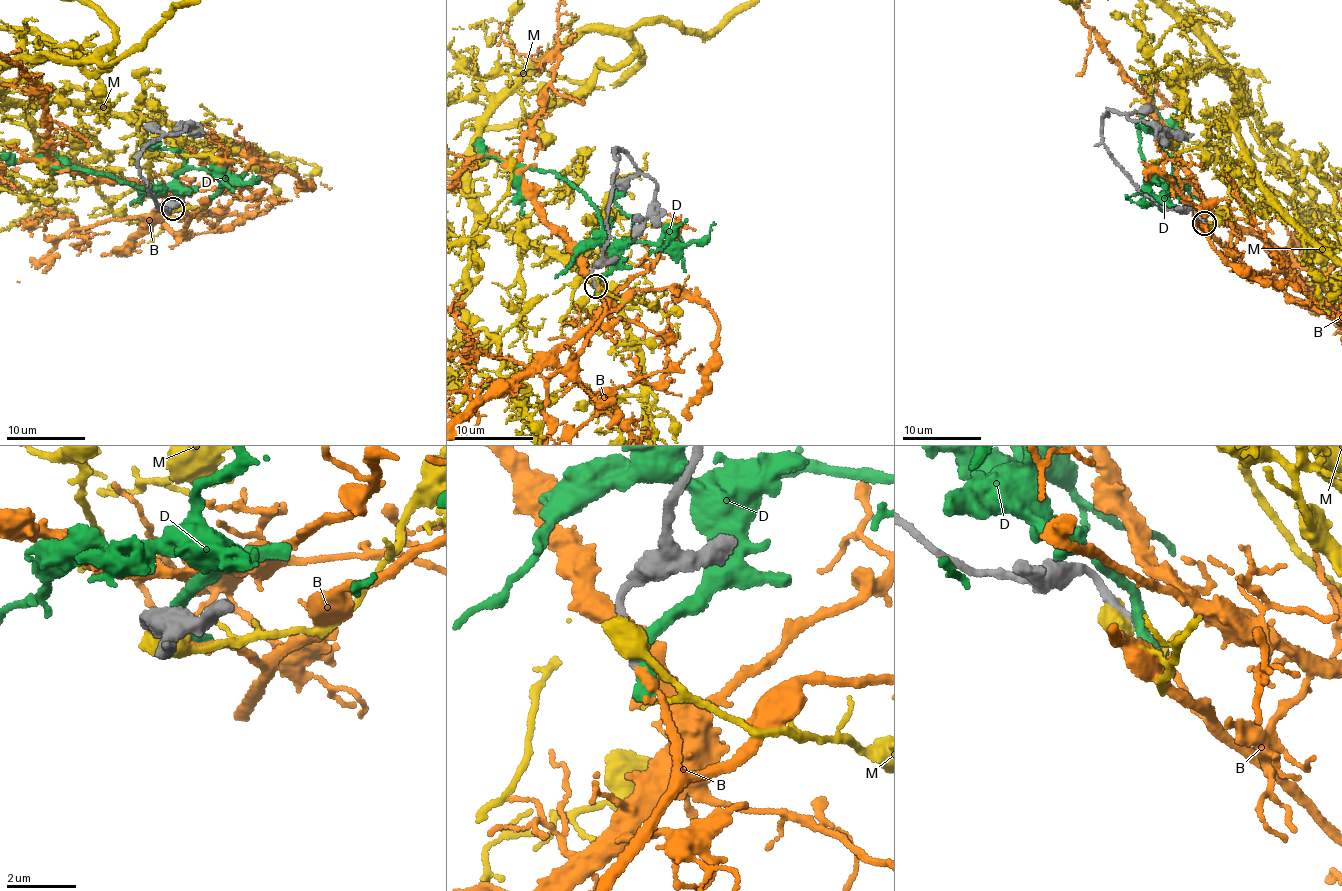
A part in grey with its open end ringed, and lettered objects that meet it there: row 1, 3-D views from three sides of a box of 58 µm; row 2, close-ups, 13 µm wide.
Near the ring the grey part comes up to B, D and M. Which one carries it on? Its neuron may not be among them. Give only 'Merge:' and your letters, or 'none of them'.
Merge: B

